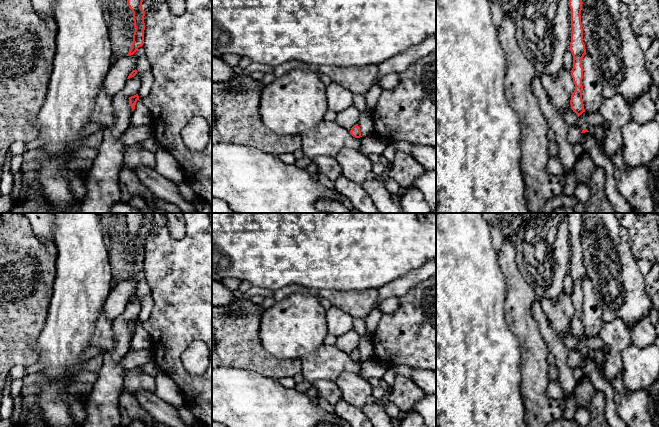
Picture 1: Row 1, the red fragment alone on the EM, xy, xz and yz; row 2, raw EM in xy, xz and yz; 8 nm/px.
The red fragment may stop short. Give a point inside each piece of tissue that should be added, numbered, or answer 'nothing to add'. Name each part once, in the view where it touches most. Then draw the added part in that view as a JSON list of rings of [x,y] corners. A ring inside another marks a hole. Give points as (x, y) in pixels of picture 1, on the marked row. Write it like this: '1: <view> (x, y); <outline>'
1: yz (582, 123); [[[583,112],[579,116],[579,118],[578,118],[577,123],[576,123],[575,126],[577,126],[578,128],[580,128],[581,130],[583,130],[583,129],[587,129],[588,130],[588,128],[589,128],[590,125],[587,122],[587,113],[586,112]]]

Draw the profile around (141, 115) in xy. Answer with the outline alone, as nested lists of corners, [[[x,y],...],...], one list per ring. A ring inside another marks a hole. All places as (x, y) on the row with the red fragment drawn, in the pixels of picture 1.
[[[139,98],[136,102],[135,109],[131,115],[131,124],[133,126],[146,125],[152,122],[150,111],[143,105],[142,100]]]

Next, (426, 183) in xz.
[[[426,171],[409,187],[400,187],[399,191],[391,194],[394,202],[400,206],[401,197],[410,188],[419,190],[426,200],[432,213],[436,213],[436,171]]]

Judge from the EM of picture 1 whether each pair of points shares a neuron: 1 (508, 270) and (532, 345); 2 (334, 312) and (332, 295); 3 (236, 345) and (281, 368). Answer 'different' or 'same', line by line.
1: same
2: different
3: same

